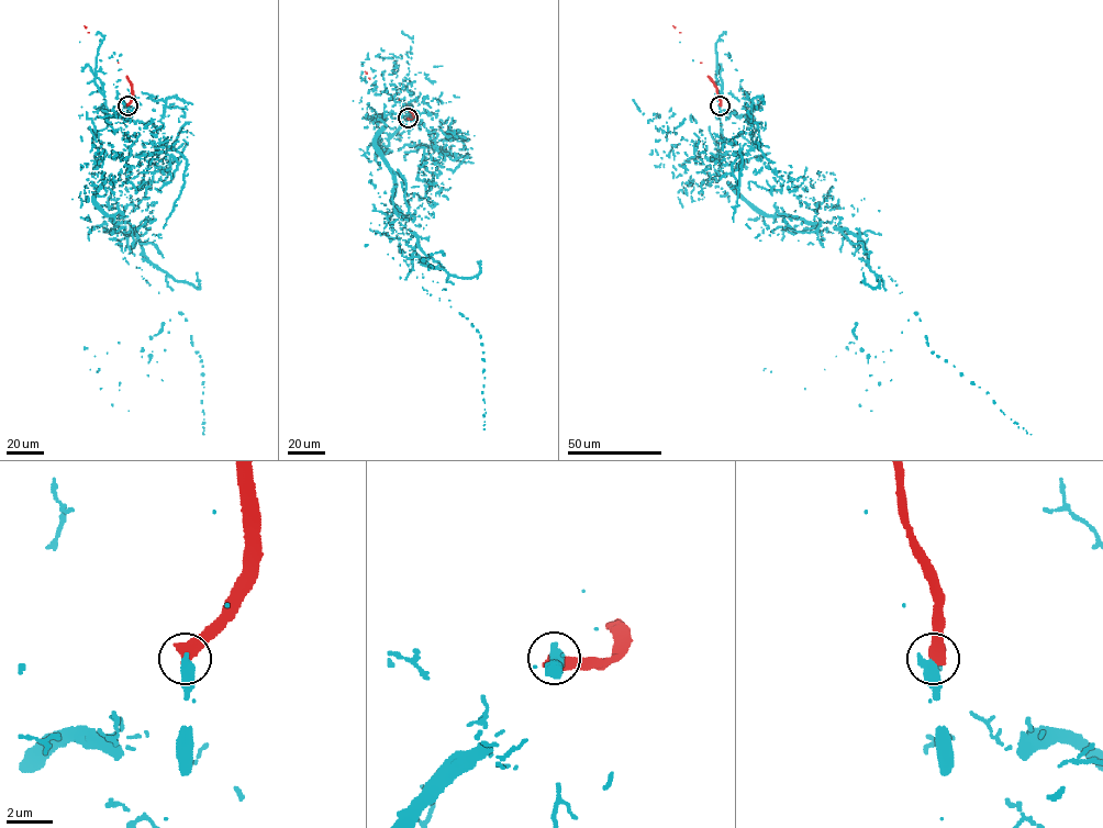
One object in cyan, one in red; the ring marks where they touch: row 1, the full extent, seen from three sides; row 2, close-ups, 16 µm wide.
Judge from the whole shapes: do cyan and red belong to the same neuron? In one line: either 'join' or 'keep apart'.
keep apart

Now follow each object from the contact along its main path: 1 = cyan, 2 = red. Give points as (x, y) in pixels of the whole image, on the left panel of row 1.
1: (127, 105), (106, 113), (148, 121), (157, 152), (95, 202), (168, 275), (203, 434)
2: (127, 105), (132, 98), (131, 81), (85, 26)

